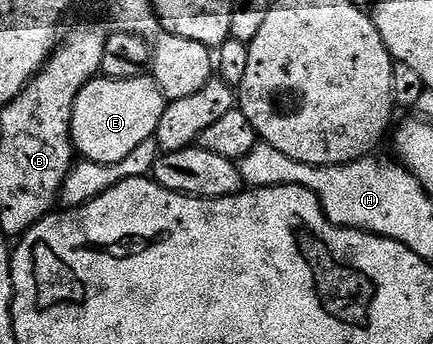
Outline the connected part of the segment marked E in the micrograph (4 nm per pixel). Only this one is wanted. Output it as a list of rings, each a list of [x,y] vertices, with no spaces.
[[[96,76],[81,88],[75,99],[71,115],[74,150],[86,161],[119,163],[127,159],[139,143],[154,140],[166,104],[165,92],[152,76],[131,79]]]

